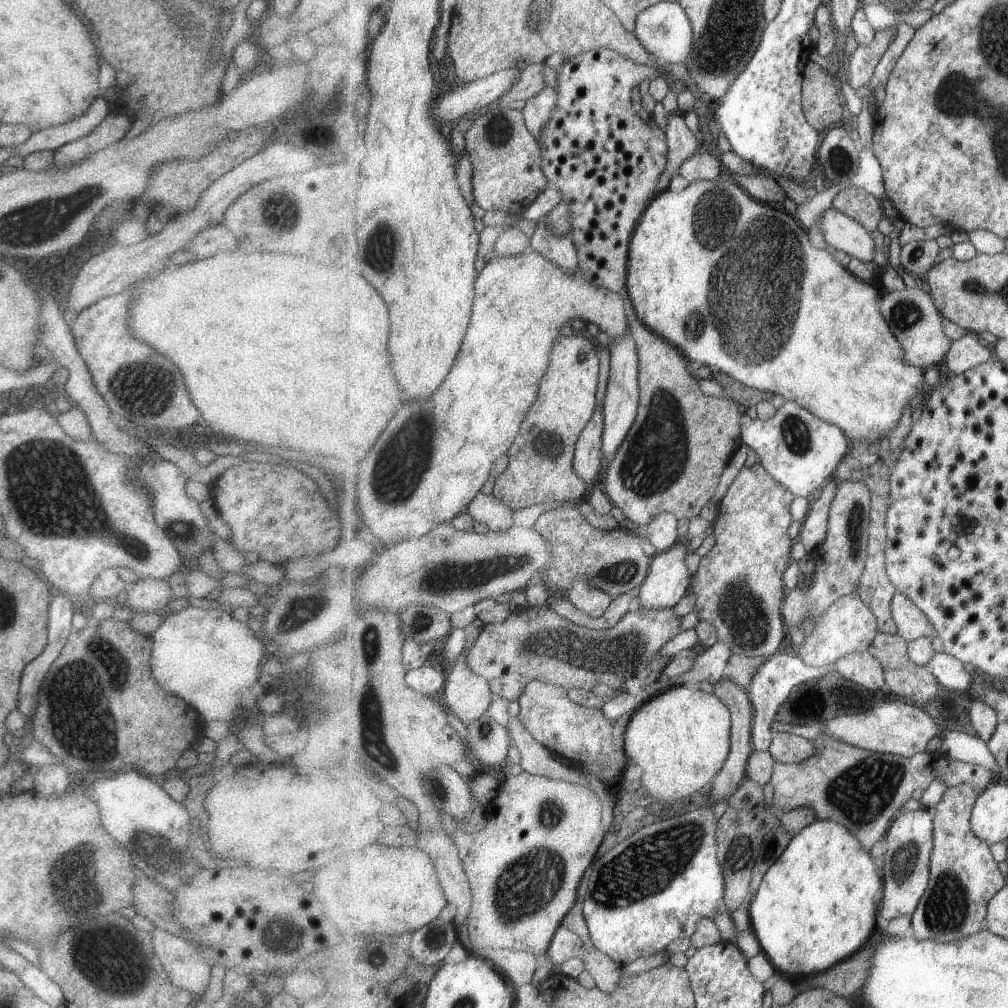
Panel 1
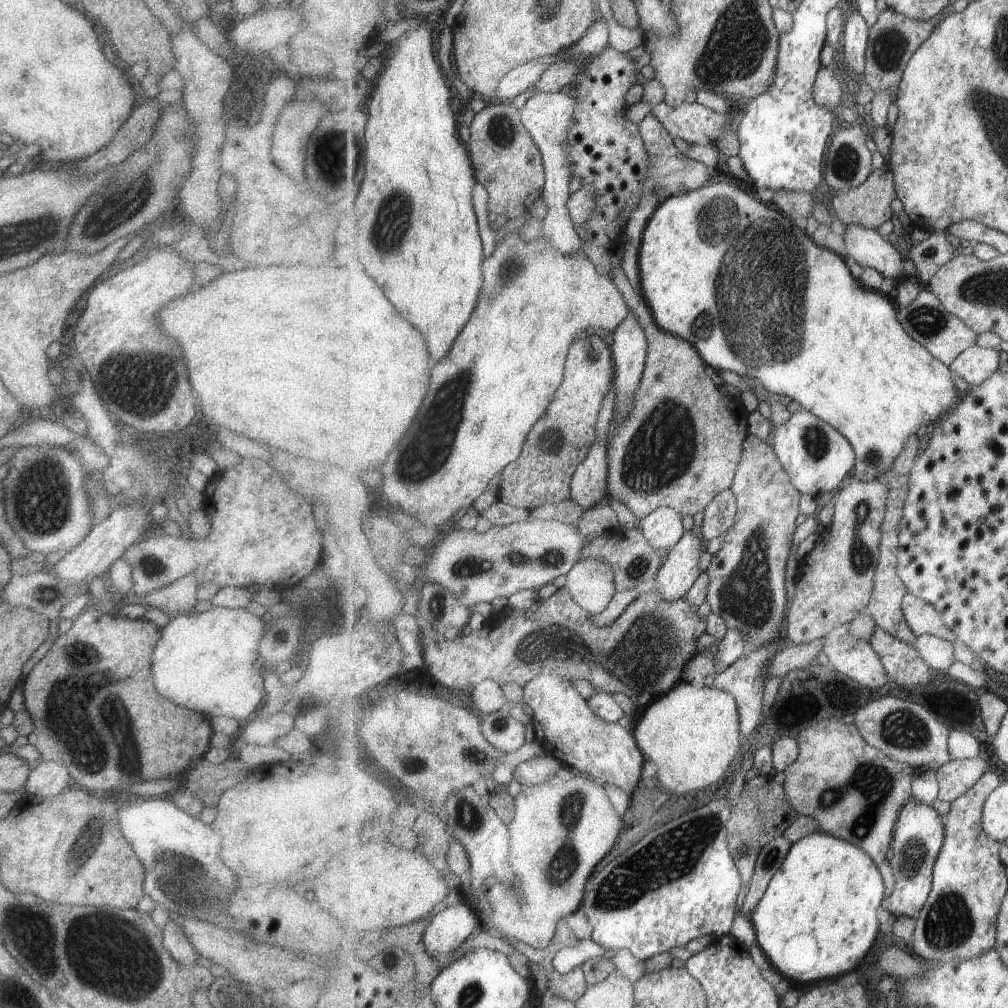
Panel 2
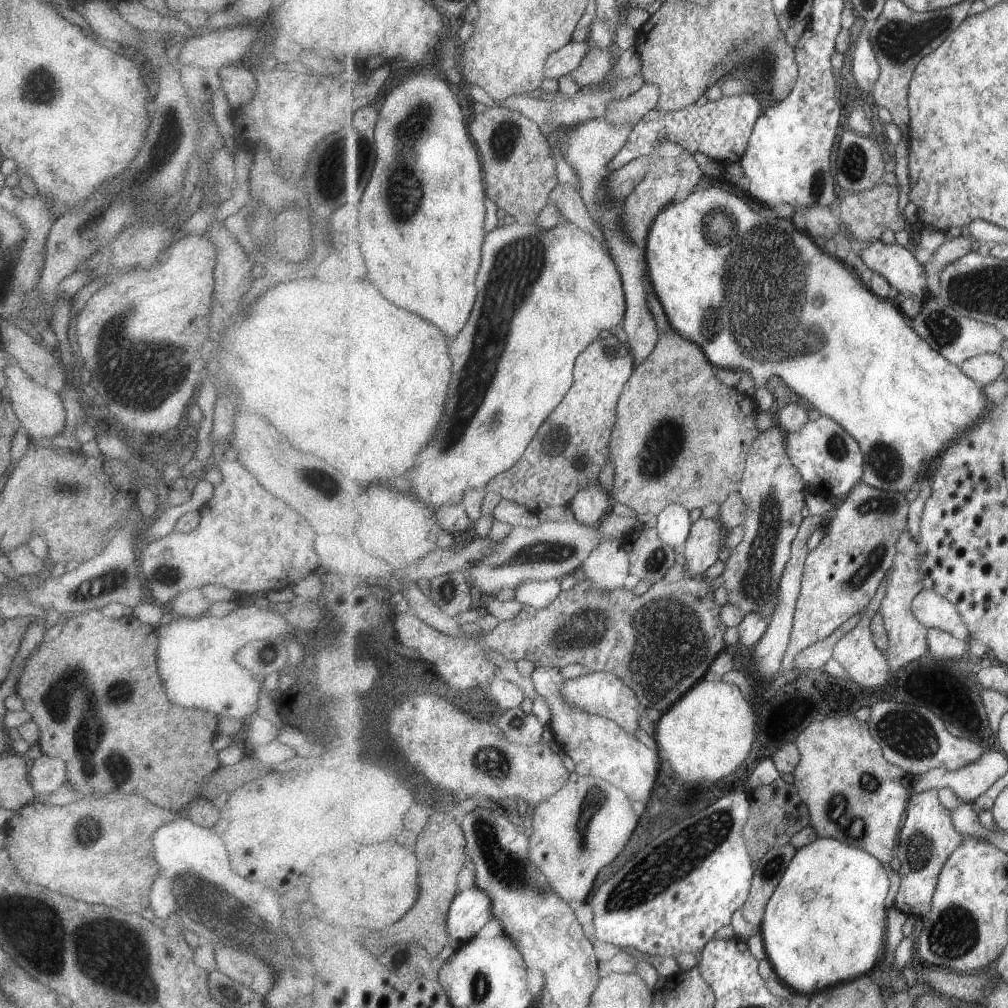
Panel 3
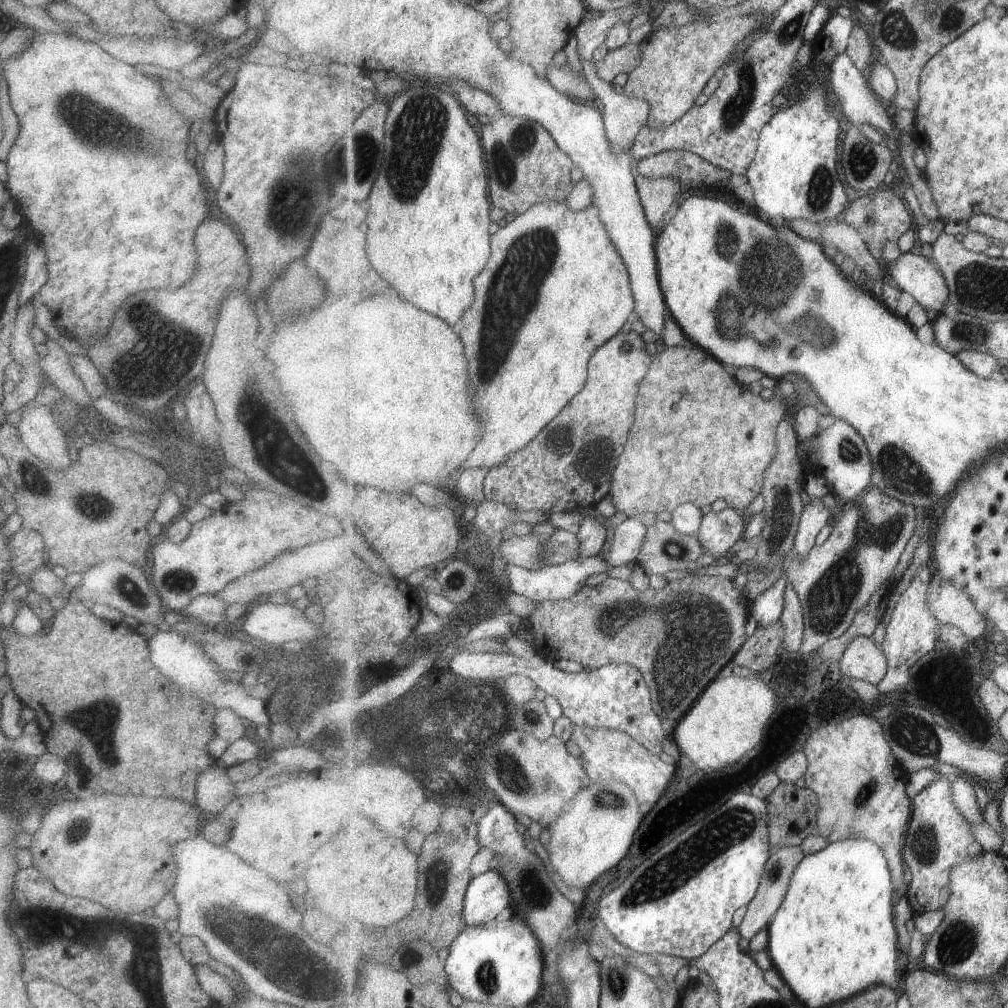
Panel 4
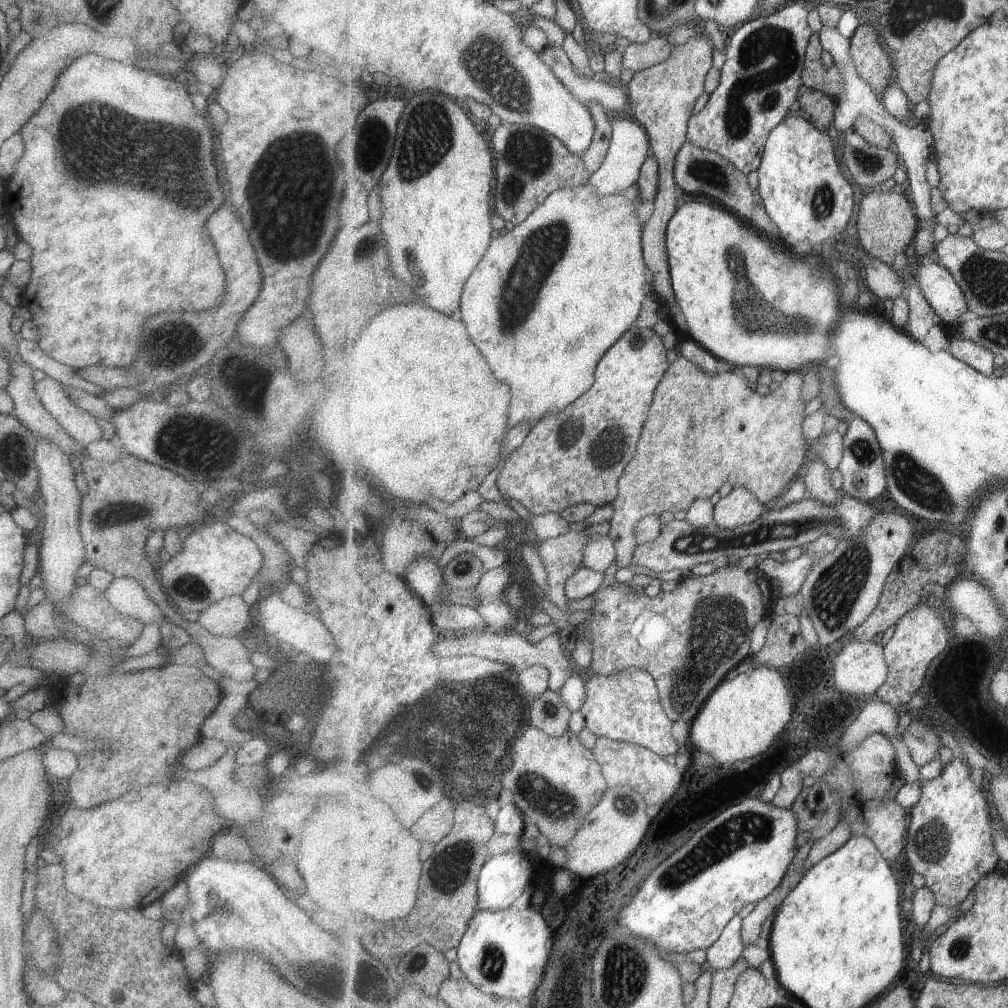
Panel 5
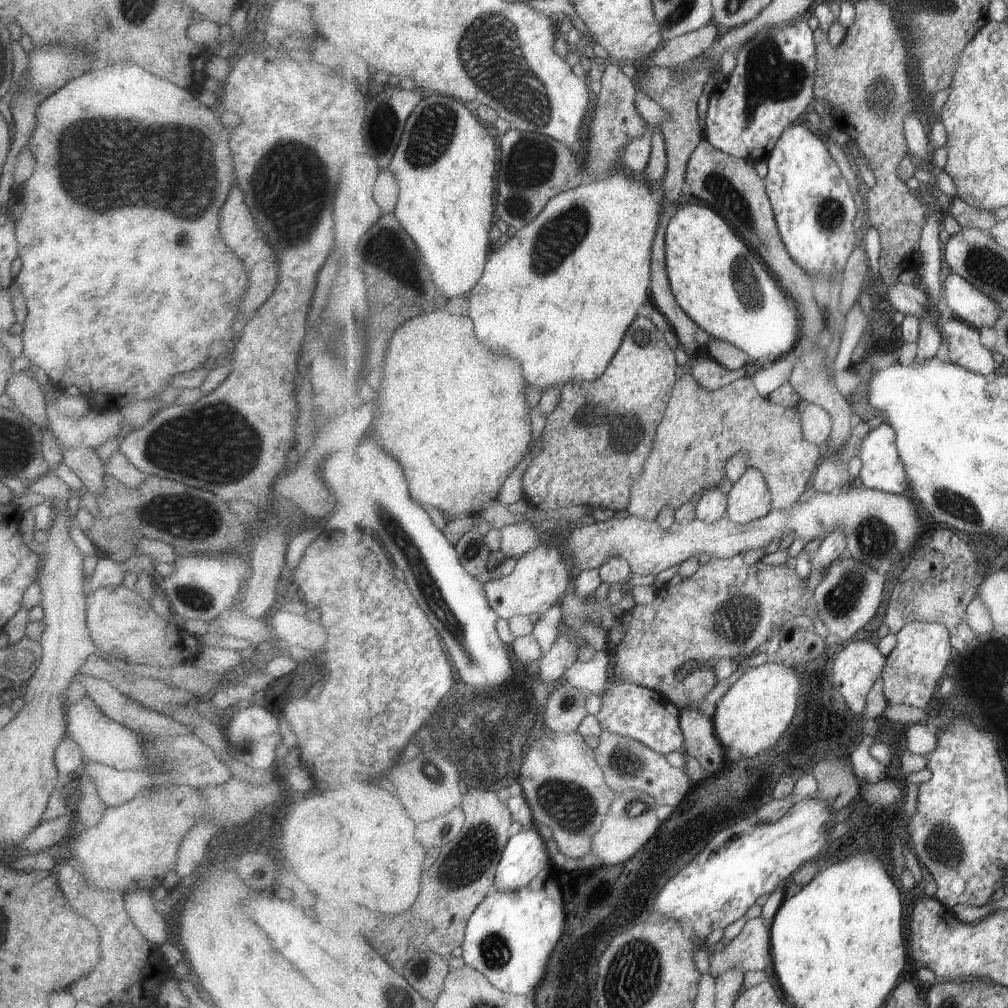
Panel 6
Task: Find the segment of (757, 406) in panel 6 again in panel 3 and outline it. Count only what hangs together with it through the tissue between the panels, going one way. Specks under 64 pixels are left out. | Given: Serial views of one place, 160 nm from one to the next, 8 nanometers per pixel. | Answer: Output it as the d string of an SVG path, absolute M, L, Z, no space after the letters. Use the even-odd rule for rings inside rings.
M677 331L660 332L660 341L656 349L640 364L636 366L631 380L625 385L621 395L620 404L617 405L618 421L612 434L611 463L614 465L614 484L612 488L613 501L625 504L636 514L654 514L658 516L667 506L677 503L686 506L689 510L705 508L713 502L722 505L731 493L741 493L744 482L744 474L747 470L749 454L753 449L756 438L762 433L758 427L760 410L753 396L741 393L736 387L730 387L717 378L718 368L708 359L705 351L696 342L686 339Z

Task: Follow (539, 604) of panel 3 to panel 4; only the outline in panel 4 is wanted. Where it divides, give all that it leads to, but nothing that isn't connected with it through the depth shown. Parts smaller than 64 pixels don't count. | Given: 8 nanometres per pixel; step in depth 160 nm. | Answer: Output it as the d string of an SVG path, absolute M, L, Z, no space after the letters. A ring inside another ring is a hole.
M601 556L588 558L575 558L571 562L561 564L554 567L542 567L539 570L530 570L521 566L506 566L506 574L510 584L510 589L519 594L519 596L527 596L535 602L551 601L557 602L569 598L573 598L581 588L584 588L589 582L591 576L595 574L605 573L610 566Z

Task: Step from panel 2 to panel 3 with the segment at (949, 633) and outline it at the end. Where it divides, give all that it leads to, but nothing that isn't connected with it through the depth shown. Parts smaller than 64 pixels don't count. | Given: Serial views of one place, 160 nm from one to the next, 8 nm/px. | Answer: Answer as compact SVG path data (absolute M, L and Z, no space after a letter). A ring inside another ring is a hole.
M923 589L913 601L916 617L928 628L938 628L954 634L959 640L972 640L972 632L957 603L937 591Z

